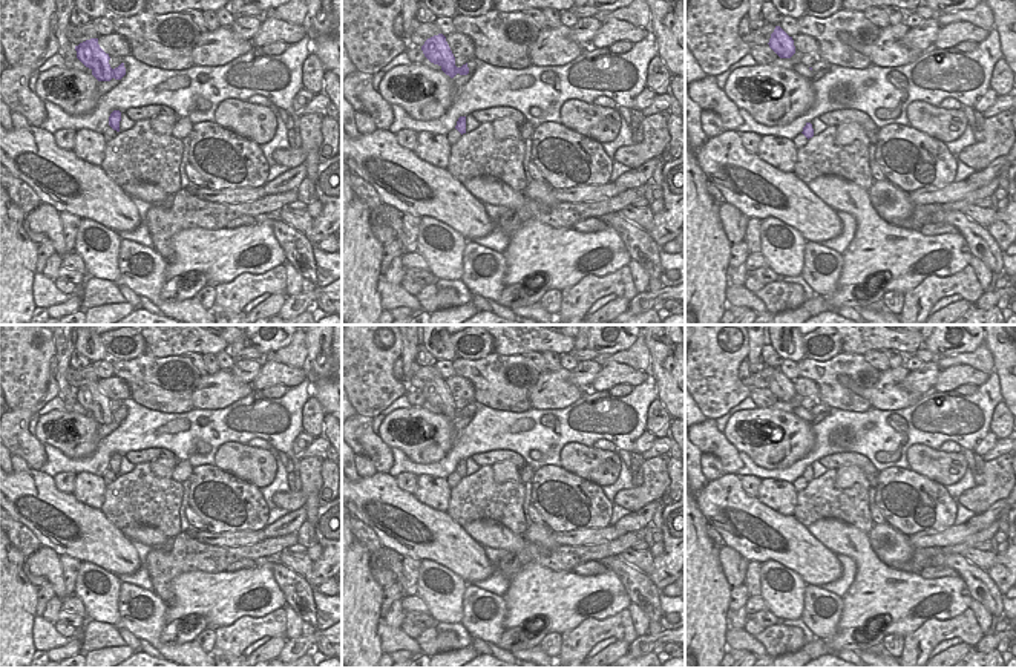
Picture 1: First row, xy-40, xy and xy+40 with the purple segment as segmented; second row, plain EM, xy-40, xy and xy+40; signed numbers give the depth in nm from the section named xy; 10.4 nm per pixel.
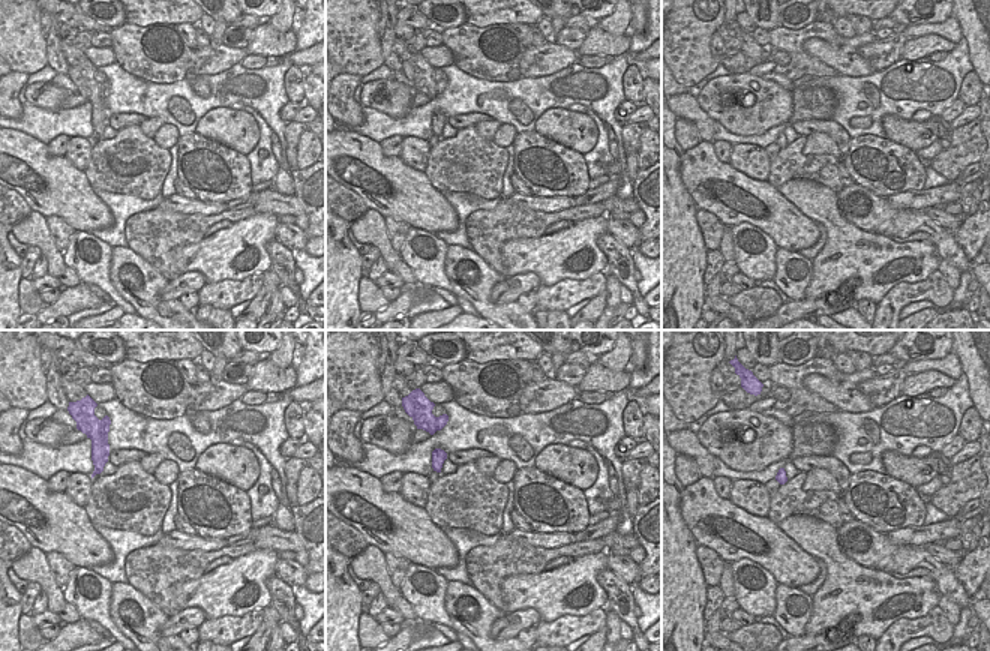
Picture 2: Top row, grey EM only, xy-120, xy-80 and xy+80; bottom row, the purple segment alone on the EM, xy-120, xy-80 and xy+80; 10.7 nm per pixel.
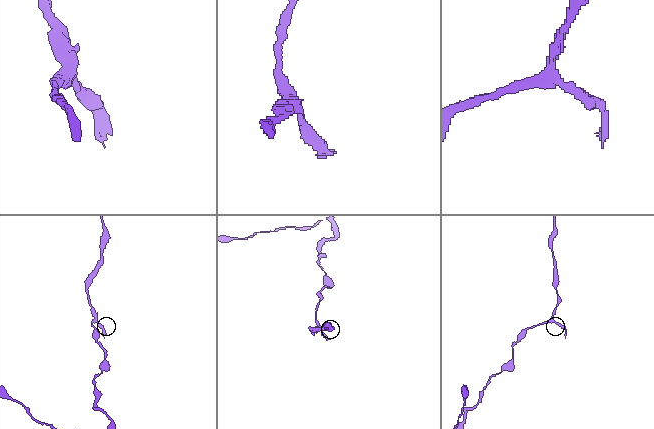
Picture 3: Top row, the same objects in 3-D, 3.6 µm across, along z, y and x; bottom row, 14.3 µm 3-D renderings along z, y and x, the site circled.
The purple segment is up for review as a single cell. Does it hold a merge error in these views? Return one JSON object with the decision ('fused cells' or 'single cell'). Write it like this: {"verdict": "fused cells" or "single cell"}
{"verdict": "fused cells"}

